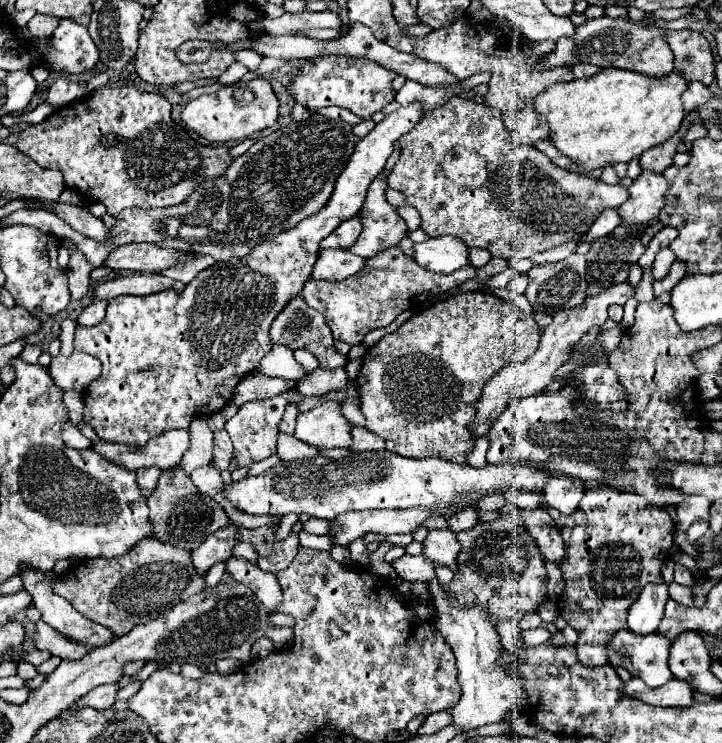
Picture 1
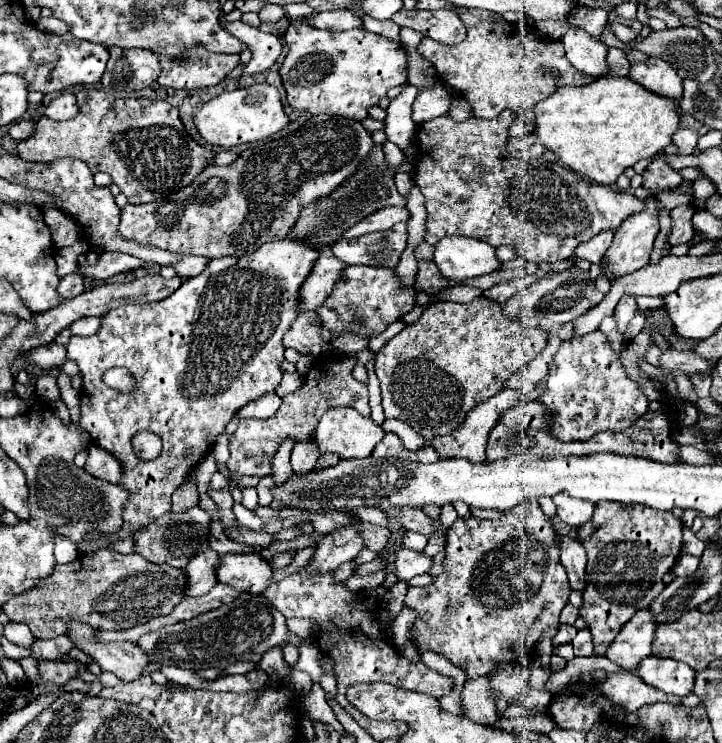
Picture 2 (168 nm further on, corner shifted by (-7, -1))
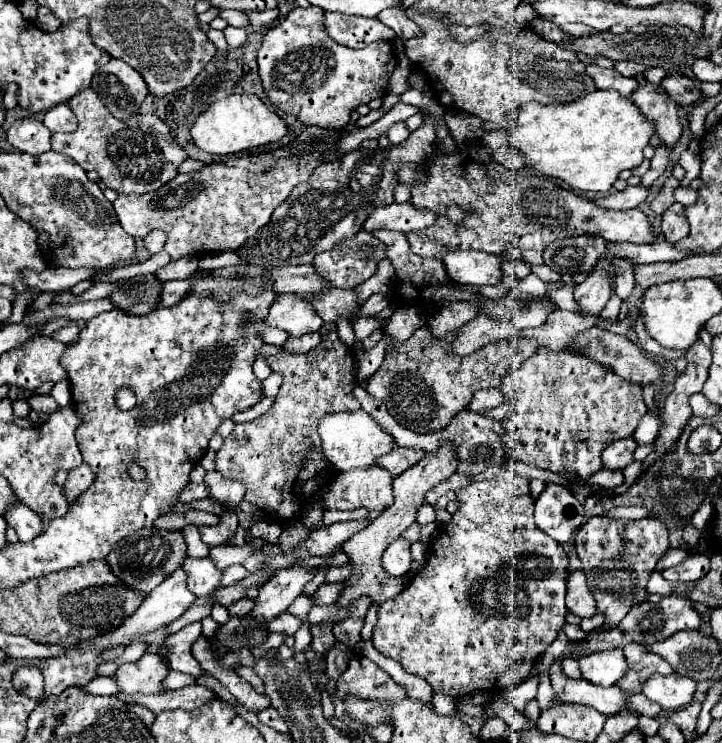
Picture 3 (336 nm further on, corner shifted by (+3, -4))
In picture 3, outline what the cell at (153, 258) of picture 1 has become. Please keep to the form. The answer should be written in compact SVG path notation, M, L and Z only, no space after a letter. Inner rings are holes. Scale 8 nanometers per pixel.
M50 267L42 273L26 273L26 285L40 291L58 291L70 289L80 281L92 279L96 271L92 269L68 269L68 267Z

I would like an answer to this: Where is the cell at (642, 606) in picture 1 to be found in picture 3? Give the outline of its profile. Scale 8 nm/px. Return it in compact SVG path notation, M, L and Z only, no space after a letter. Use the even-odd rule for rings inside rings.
M610 649L610 651L598 651L594 655L582 657L580 663L580 673L582 679L602 685L602 687L612 687L620 677L626 673L626 659L622 649Z

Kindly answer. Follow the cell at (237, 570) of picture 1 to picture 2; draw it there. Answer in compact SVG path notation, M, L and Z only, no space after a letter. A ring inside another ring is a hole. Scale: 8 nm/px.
M224 554L216 568L216 576L220 582L240 592L262 594L272 584L274 572L258 554Z

